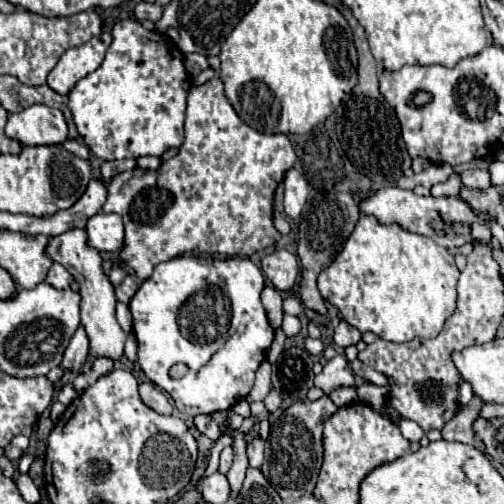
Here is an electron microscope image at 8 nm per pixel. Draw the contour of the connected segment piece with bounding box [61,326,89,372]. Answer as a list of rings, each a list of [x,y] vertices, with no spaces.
[[[79,326],[77,332],[73,334],[65,354],[63,354],[63,362],[61,362],[61,368],[67,368],[67,370],[79,370],[83,366],[83,362],[87,360],[87,334],[85,334],[85,328]]]

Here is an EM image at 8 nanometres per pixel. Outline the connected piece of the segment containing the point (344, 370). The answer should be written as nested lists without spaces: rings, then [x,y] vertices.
[[[345,356],[331,358],[323,366],[323,370],[315,376],[315,386],[325,392],[335,390],[337,386],[351,386],[351,384],[355,384],[353,370],[351,370],[351,364]]]

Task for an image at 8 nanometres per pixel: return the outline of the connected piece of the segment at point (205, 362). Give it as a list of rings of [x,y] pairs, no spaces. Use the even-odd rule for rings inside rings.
[[[179,256],[161,262],[155,266],[153,274],[139,286],[137,294],[129,302],[129,310],[133,314],[133,334],[139,344],[139,366],[153,384],[163,388],[175,400],[179,412],[195,418],[199,414],[229,410],[251,392],[255,372],[267,358],[275,336],[275,330],[271,328],[267,312],[261,304],[263,288],[265,276],[251,260],[219,260],[213,256]],[[177,362],[183,362],[189,368],[189,372],[179,380],[169,376],[171,366]]]

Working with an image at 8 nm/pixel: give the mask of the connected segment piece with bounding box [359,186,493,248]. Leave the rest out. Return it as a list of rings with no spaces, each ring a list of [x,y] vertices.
[[[391,186],[391,188],[377,190],[375,196],[359,202],[359,208],[367,214],[373,214],[383,224],[397,222],[405,230],[429,236],[431,240],[435,240],[437,244],[441,244],[445,248],[457,248],[457,246],[463,246],[467,242],[489,244],[493,238],[493,234],[487,226],[487,220],[481,214],[473,212],[473,208],[459,198],[417,196],[413,190],[403,190],[403,188]]]

